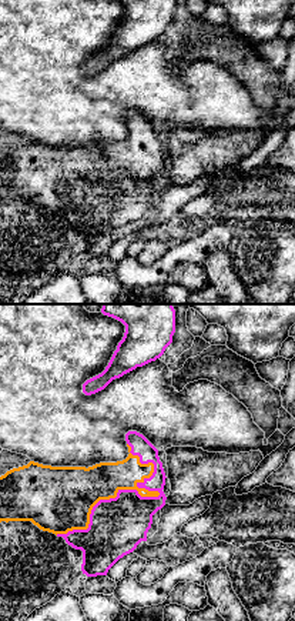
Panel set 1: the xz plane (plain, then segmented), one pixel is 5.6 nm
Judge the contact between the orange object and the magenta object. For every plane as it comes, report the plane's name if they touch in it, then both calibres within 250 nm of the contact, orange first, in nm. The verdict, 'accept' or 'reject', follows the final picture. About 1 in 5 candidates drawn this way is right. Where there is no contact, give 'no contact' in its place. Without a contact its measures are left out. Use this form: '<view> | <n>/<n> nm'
xz | 360/320 nm

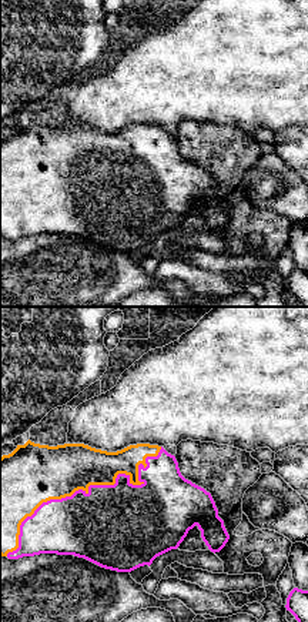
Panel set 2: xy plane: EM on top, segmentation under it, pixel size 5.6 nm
xy | 300/440 nm

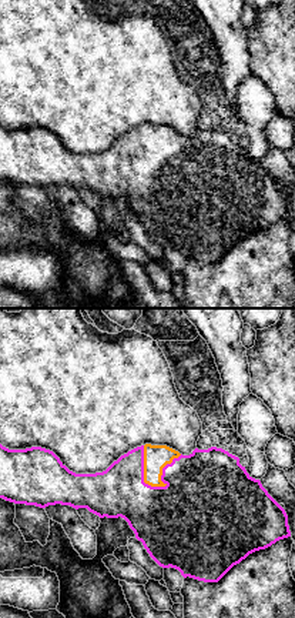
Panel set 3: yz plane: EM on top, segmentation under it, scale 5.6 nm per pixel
yz | 140/420 nm

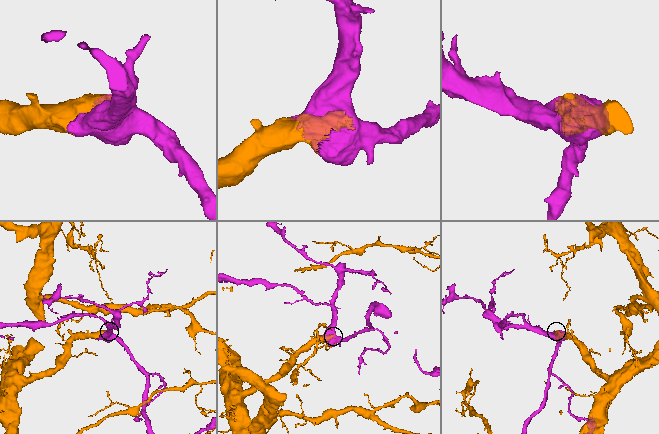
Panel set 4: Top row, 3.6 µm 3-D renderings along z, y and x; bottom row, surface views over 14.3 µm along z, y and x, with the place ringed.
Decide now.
accept

